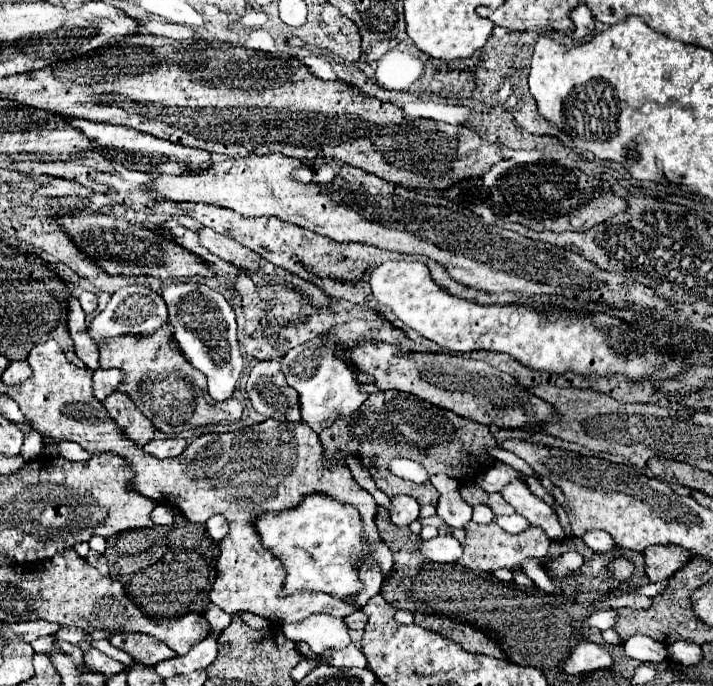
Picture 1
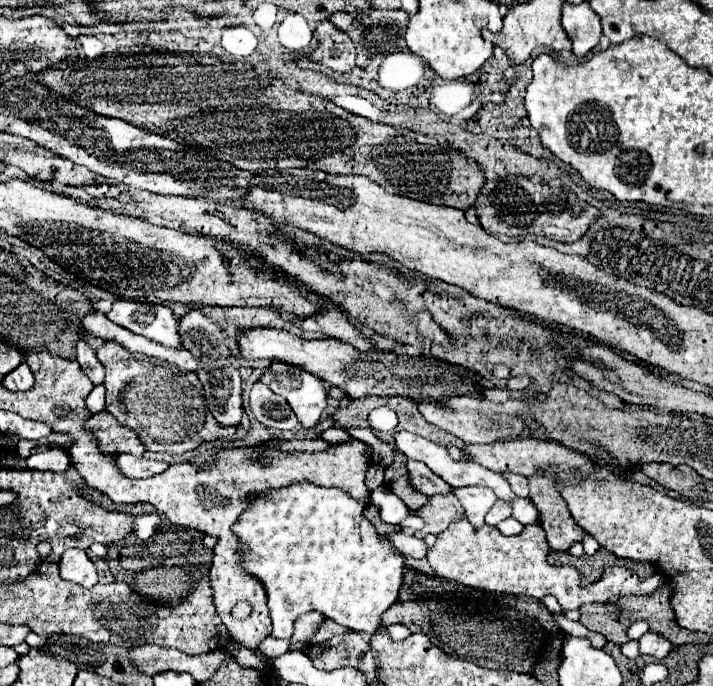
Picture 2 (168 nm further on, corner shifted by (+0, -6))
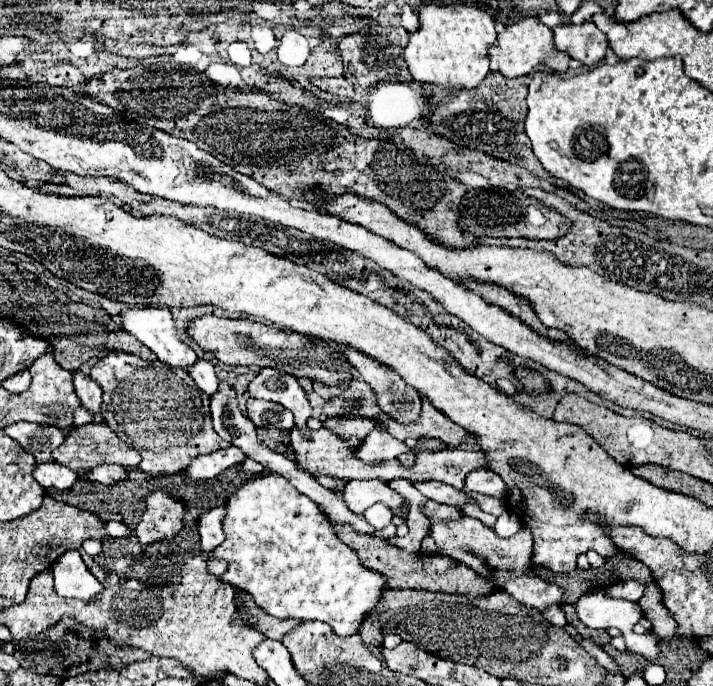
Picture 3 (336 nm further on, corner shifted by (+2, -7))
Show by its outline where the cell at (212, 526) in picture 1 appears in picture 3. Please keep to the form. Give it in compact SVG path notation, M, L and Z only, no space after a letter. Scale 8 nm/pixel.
M224 506L212 508L202 514L202 518L200 518L202 552L212 552L224 540L224 532L222 532L222 524L220 524L222 518L224 518Z

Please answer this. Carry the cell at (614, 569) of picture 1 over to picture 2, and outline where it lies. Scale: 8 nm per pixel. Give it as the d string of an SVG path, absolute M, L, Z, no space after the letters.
M468 517L456 519L450 523L450 527L442 533L438 533L436 545L426 555L430 565L434 567L438 577L462 583L466 587L492 591L498 595L528 595L534 599L542 599L546 595L552 595L558 599L560 607L564 611L578 609L584 603L608 603L610 597L626 597L626 595L650 595L654 593L662 583L662 575L652 575L644 581L640 577L626 569L626 567L610 567L600 581L580 587L578 571L574 567L554 567L546 563L546 555L550 553L546 535L540 525L526 525L522 533L514 537L504 537L496 527L482 525L474 527Z

